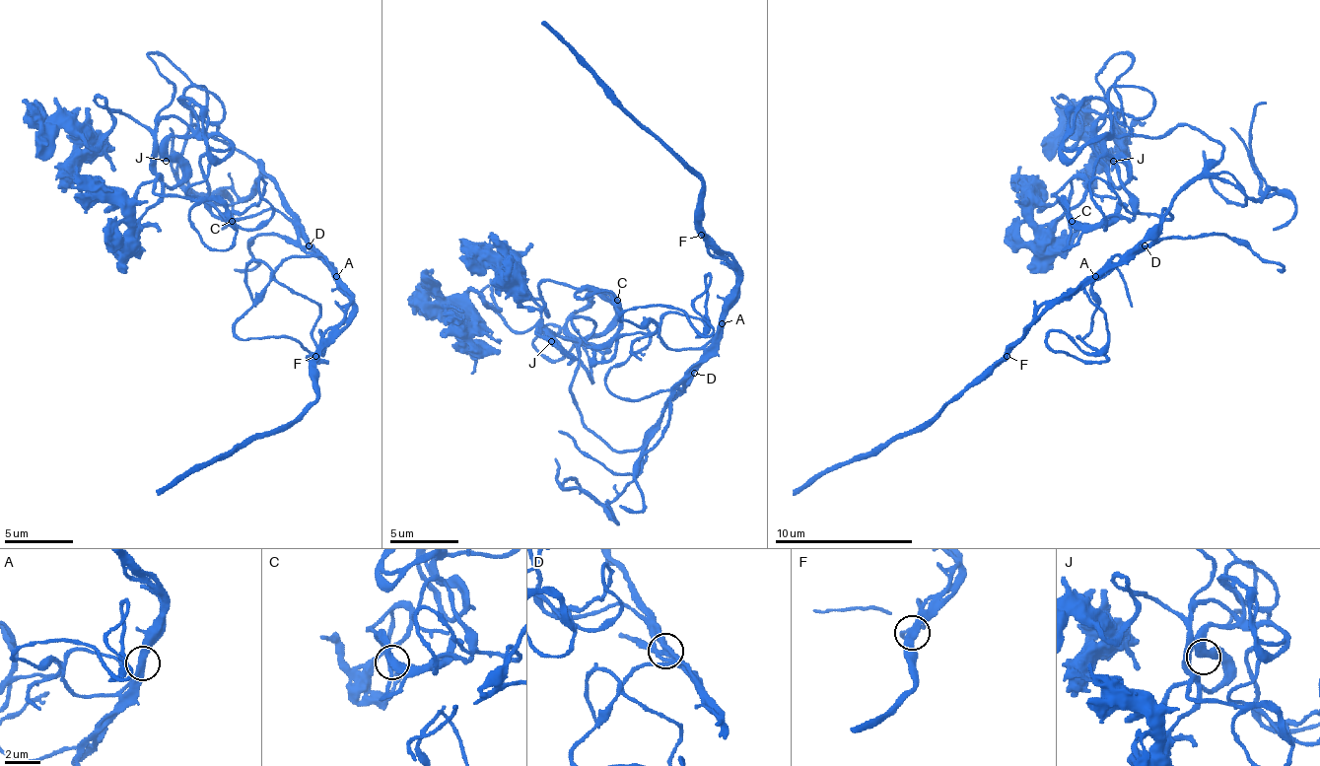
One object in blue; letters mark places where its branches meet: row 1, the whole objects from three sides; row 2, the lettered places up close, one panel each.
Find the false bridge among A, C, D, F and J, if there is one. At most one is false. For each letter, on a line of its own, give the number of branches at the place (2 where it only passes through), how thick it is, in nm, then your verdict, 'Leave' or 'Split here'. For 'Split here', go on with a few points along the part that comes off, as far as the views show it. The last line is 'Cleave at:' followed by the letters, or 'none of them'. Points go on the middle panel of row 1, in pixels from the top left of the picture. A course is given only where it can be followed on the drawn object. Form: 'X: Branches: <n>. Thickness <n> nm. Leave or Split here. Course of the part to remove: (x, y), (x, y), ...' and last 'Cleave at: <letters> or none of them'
A: Branches: 2. Thickness 400 nm. Leave
C: Branches: 2. Thickness 380 nm. Leave
D: Branches: 2. Thickness 400 nm. Leave
F: Branches: 2. Thickness 400 nm. Leave
J: Branches: 2. Thickness 440 nm. Leave
Cleave at: none of them

